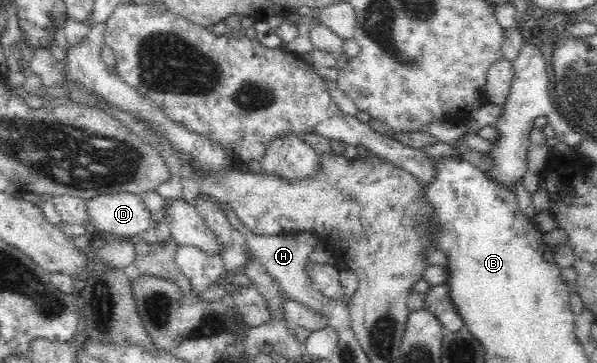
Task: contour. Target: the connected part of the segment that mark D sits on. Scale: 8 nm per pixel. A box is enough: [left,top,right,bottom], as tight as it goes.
[85,192,153,238]

